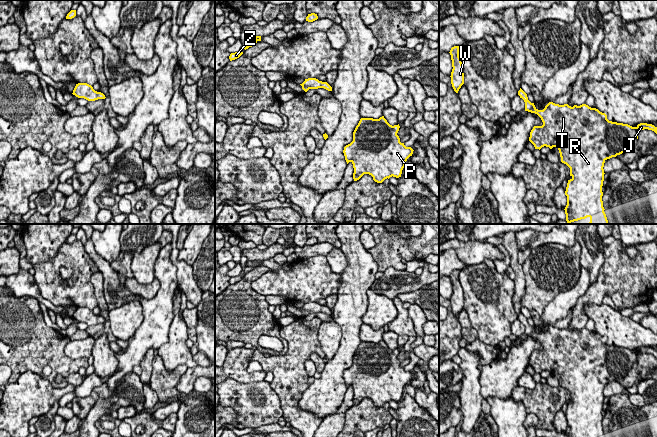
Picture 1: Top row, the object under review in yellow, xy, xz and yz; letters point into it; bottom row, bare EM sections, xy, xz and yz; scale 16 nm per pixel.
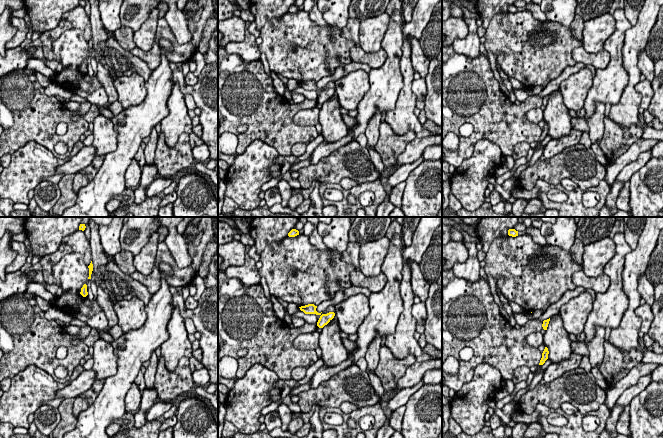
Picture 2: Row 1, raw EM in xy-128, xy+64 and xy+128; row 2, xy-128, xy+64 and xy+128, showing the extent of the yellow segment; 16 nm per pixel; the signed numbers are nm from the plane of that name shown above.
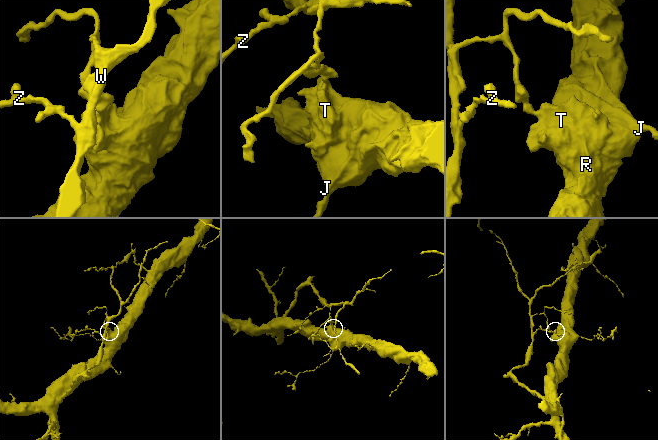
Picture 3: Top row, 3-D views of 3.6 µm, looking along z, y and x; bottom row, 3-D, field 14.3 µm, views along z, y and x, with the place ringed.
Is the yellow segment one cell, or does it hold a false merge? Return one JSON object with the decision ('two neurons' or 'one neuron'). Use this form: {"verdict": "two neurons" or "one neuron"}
{"verdict": "two neurons"}

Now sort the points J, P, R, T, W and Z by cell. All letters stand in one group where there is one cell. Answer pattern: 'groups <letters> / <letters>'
groups J P R T / W Z

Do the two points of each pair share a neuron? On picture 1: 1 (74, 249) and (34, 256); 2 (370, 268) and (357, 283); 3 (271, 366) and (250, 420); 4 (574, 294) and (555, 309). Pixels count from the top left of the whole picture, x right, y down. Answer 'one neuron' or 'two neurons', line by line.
1: two neurons
2: one neuron
3: two neurons
4: one neuron

